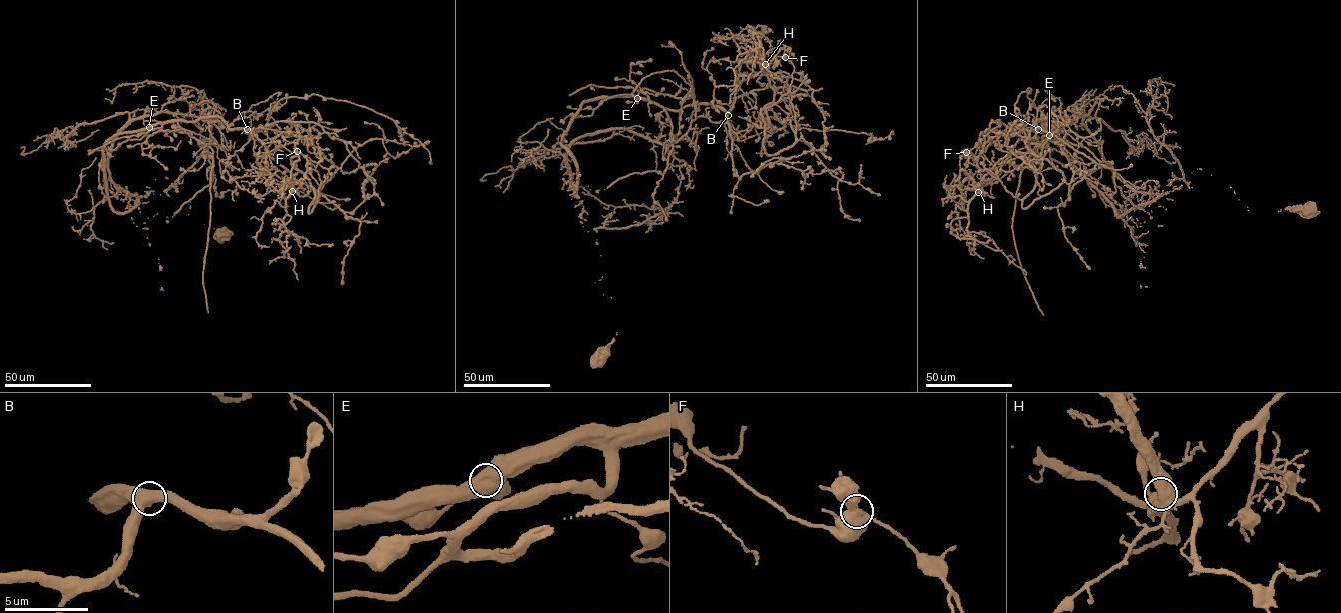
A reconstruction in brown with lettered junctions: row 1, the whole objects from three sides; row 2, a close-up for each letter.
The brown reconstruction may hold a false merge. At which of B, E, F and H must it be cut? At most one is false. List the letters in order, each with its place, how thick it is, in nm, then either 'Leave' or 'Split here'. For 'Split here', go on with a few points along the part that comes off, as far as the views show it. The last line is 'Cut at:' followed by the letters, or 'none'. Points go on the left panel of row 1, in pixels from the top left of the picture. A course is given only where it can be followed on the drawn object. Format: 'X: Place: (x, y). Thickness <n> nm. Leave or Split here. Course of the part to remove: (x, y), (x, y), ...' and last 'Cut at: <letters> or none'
B: Place: (247, 129). Thickness 500 nm. Leave
E: Place: (149, 127). Thickness 550 nm. Leave
F: Place: (297, 151). Thickness 500 nm. Split here. Course of the part to remove: (297, 151), (315, 166), (322, 182), (310, 213), (317, 191), (360, 145), (381, 139), (396, 157), (415, 142)
H: Place: (292, 191). Thickness 480 nm. Leave
Cut at: F

